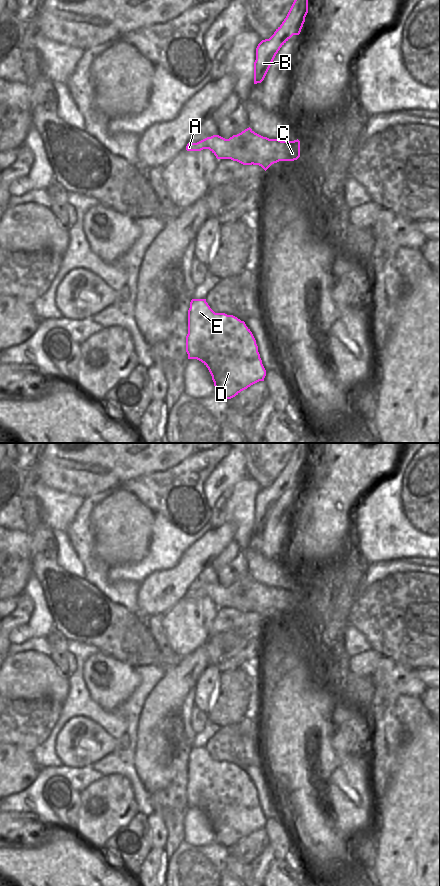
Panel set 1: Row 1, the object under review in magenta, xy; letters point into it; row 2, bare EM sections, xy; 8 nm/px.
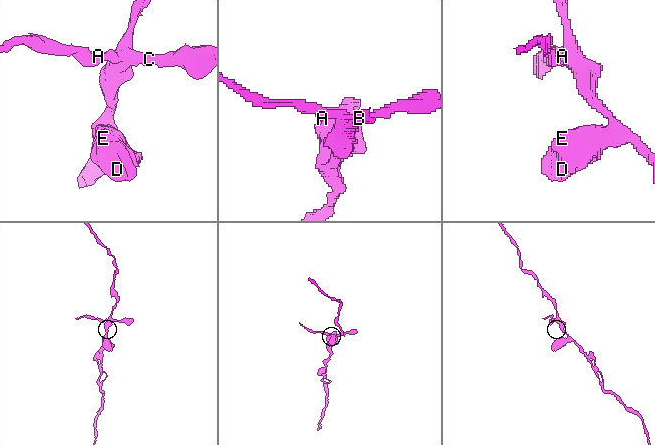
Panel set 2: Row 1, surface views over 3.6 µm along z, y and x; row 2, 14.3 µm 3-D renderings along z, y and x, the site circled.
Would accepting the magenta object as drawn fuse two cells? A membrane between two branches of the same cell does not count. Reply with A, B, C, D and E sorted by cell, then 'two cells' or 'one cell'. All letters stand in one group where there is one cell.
A C / B D E | two cells

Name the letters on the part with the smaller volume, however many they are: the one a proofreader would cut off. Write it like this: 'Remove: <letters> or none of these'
Remove: A, C

